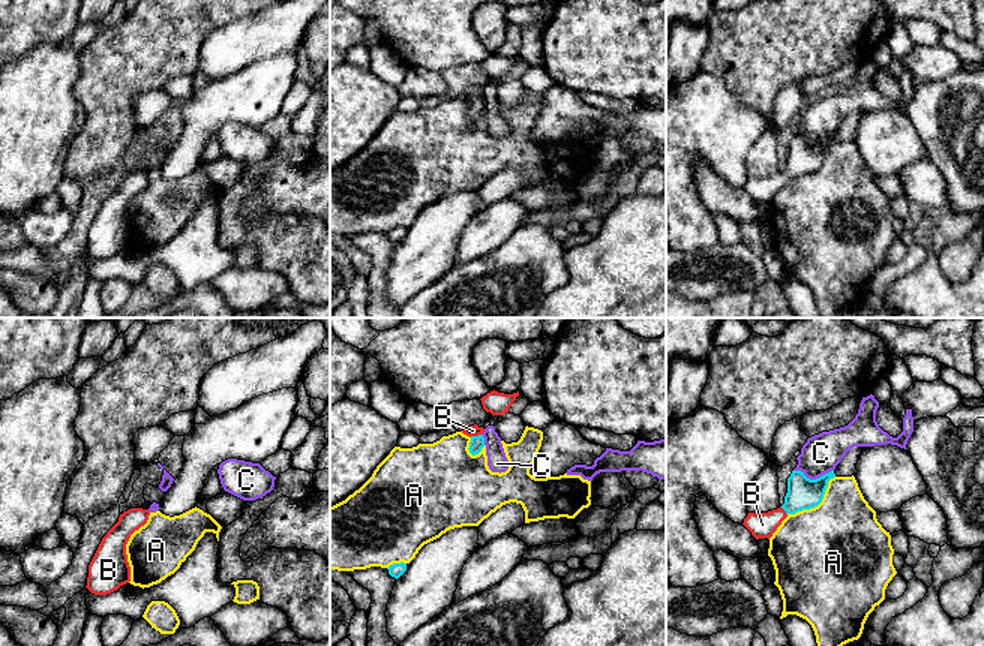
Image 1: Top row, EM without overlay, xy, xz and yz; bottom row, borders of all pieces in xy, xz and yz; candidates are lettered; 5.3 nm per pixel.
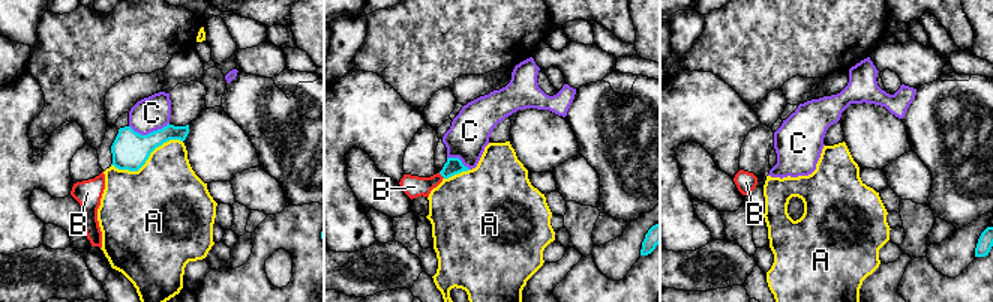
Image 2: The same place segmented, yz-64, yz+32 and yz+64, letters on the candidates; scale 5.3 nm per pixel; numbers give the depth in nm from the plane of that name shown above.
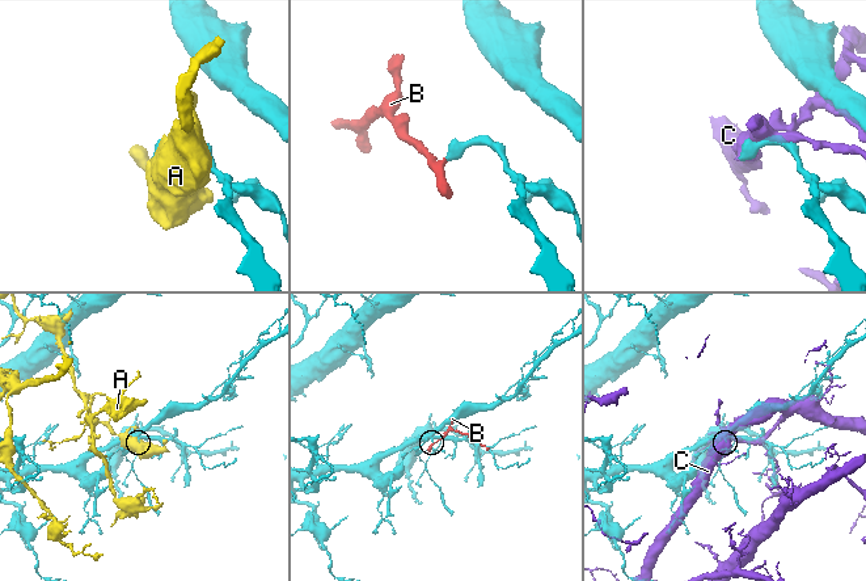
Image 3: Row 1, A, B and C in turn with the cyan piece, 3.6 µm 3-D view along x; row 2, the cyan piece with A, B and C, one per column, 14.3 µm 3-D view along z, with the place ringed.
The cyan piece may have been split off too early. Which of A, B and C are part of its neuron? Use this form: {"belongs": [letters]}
{"belongs": ["B"]}

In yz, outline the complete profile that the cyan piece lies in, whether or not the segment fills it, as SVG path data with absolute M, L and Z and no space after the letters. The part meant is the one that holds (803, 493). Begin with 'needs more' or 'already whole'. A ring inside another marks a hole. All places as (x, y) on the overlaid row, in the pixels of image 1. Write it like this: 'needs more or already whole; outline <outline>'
needs more; outline M792 471L788 478L784 504L768 513L748 513L742 525L756 540L770 540L789 514L818 507L824 499L828 481L834 477L834 471L831 471L816 480L810 480L804 472Z

